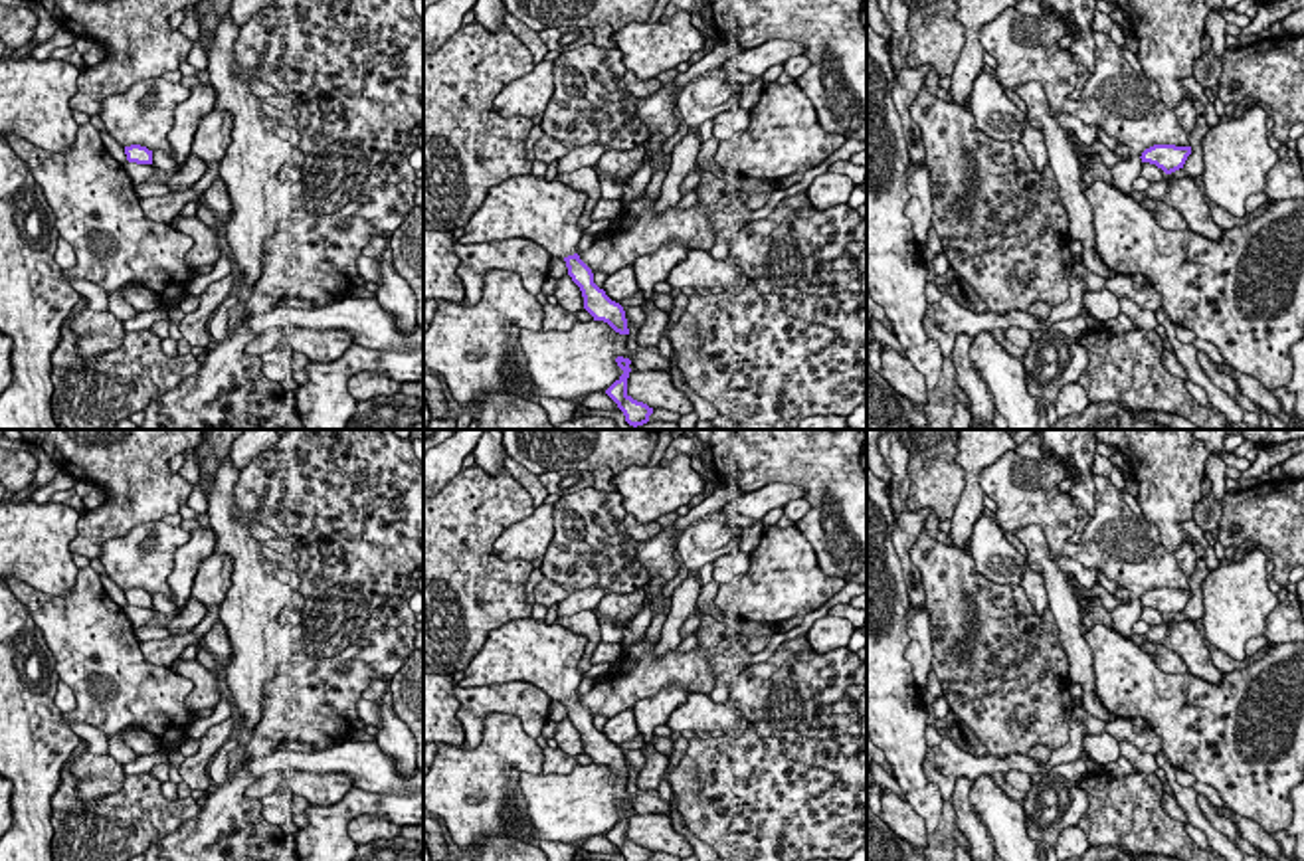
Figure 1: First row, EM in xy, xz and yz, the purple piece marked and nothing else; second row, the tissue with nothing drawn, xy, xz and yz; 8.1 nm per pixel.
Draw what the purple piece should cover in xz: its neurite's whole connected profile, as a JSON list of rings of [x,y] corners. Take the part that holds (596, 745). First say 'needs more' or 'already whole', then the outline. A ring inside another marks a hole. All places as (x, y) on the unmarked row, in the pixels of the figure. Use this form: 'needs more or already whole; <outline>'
needs more; [[[511,620],[489,631],[483,649],[463,671],[459,687],[485,687],[495,683],[524,681],[542,689],[550,699],[562,701],[568,718],[580,730],[584,752],[594,764],[607,766],[615,776],[629,778],[625,754],[594,726],[592,713],[576,697],[582,681],[578,663],[588,637],[578,635],[558,622]]]

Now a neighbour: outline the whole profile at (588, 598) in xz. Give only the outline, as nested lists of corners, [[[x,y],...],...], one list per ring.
[[[598,586],[576,590],[558,604],[558,618],[574,616],[586,610],[596,610],[604,598],[605,598],[605,592],[604,588],[598,588]]]

